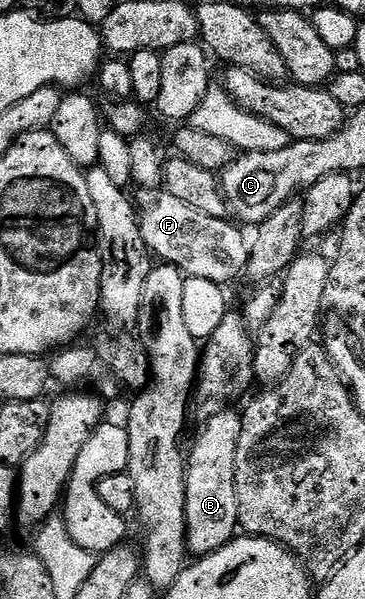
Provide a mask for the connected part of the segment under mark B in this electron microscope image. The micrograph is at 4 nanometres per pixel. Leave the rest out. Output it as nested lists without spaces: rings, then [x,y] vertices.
[[[230,407],[210,416],[201,427],[187,454],[185,481],[185,525],[187,552],[206,556],[234,539],[239,528],[236,498],[236,445],[242,430],[241,414]]]

